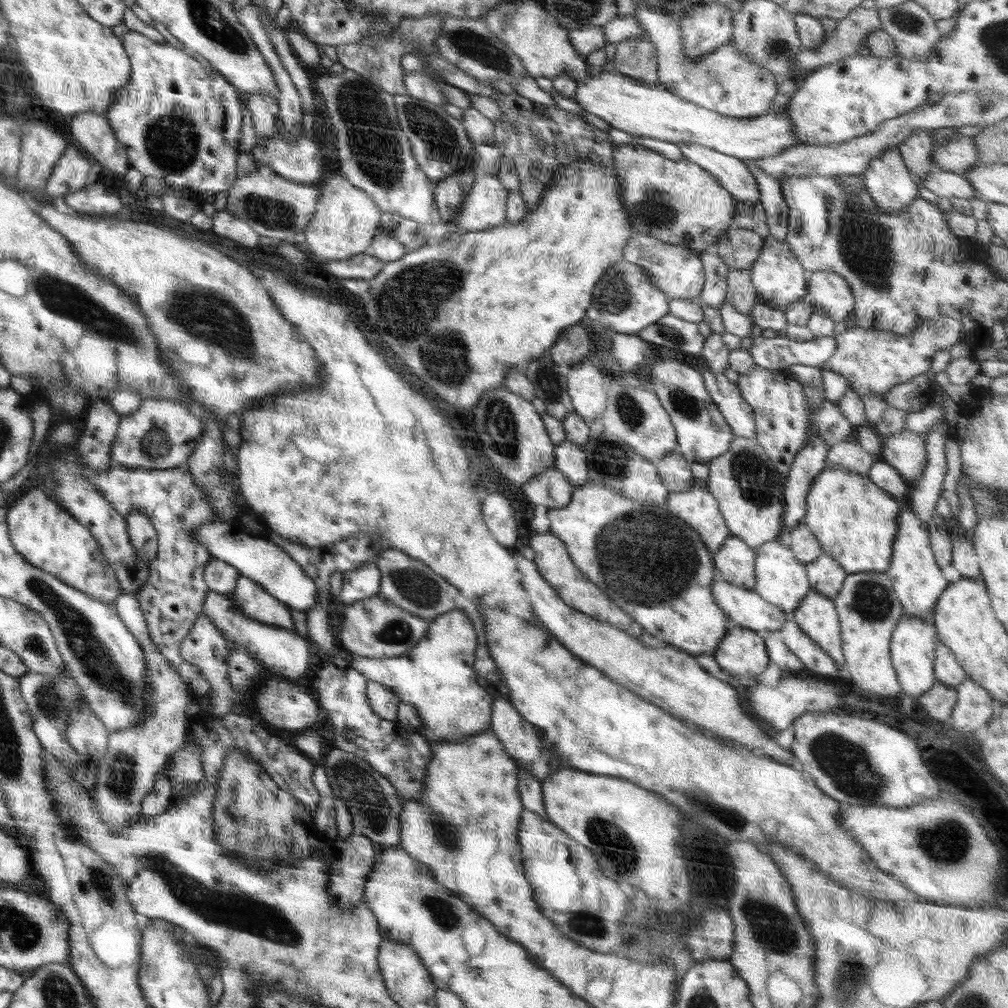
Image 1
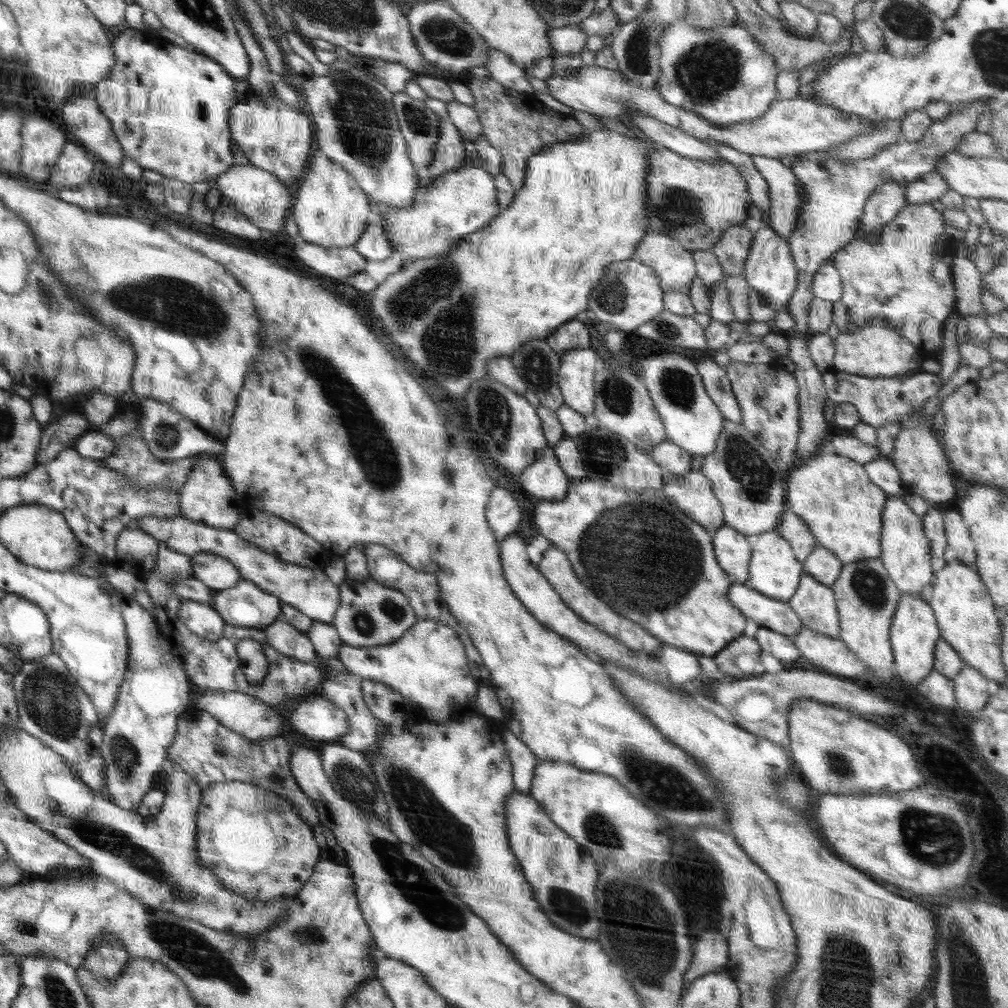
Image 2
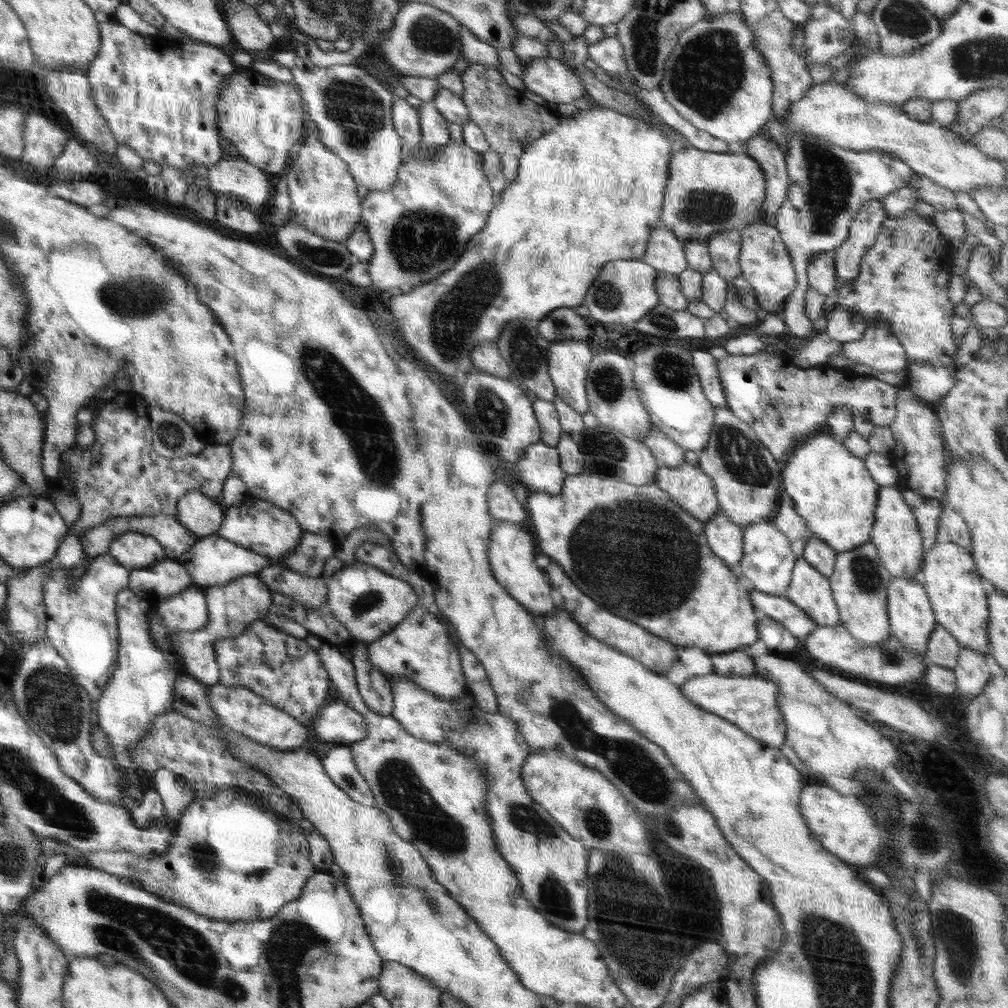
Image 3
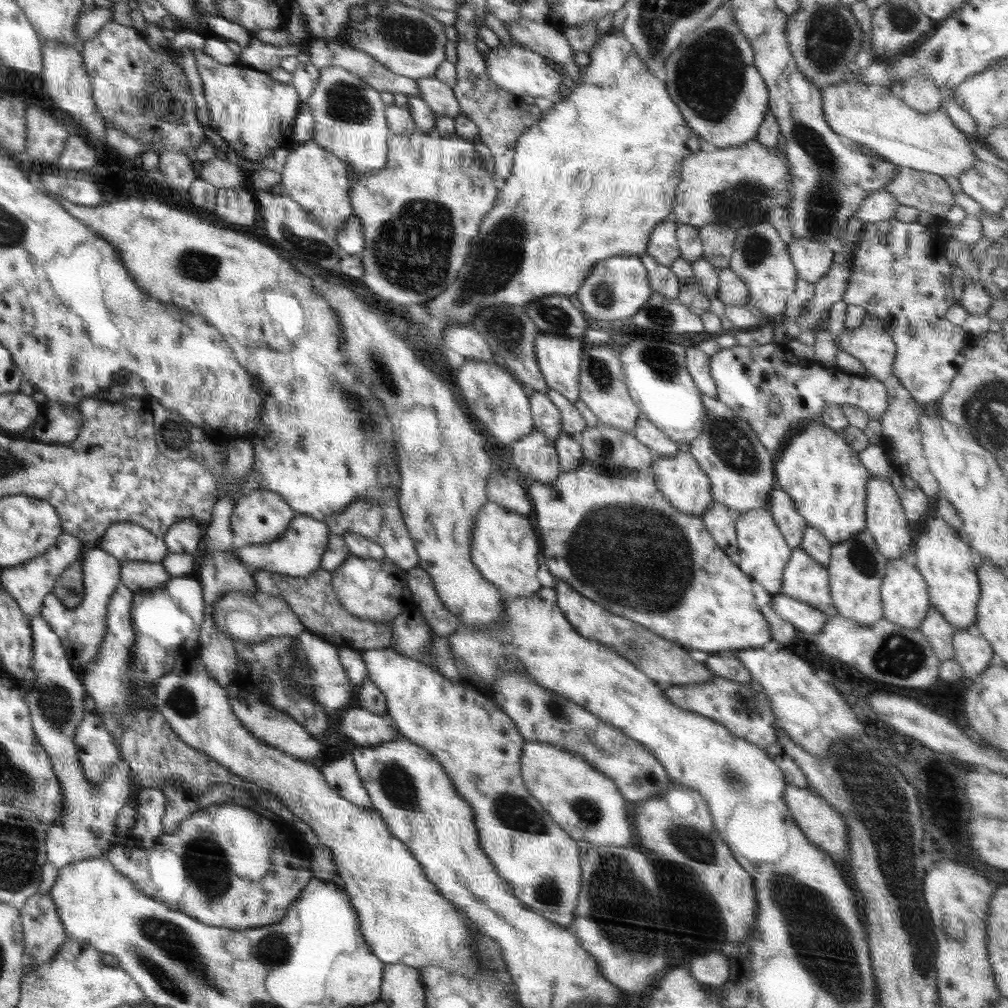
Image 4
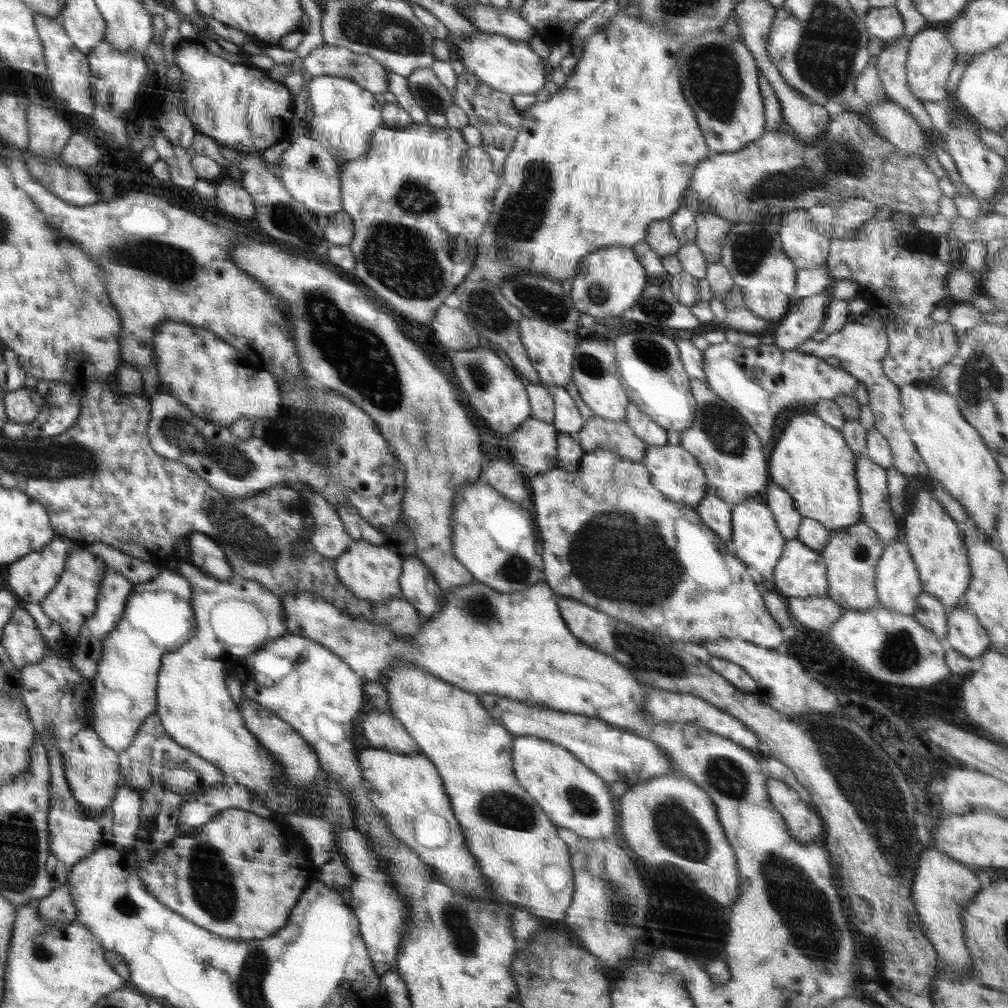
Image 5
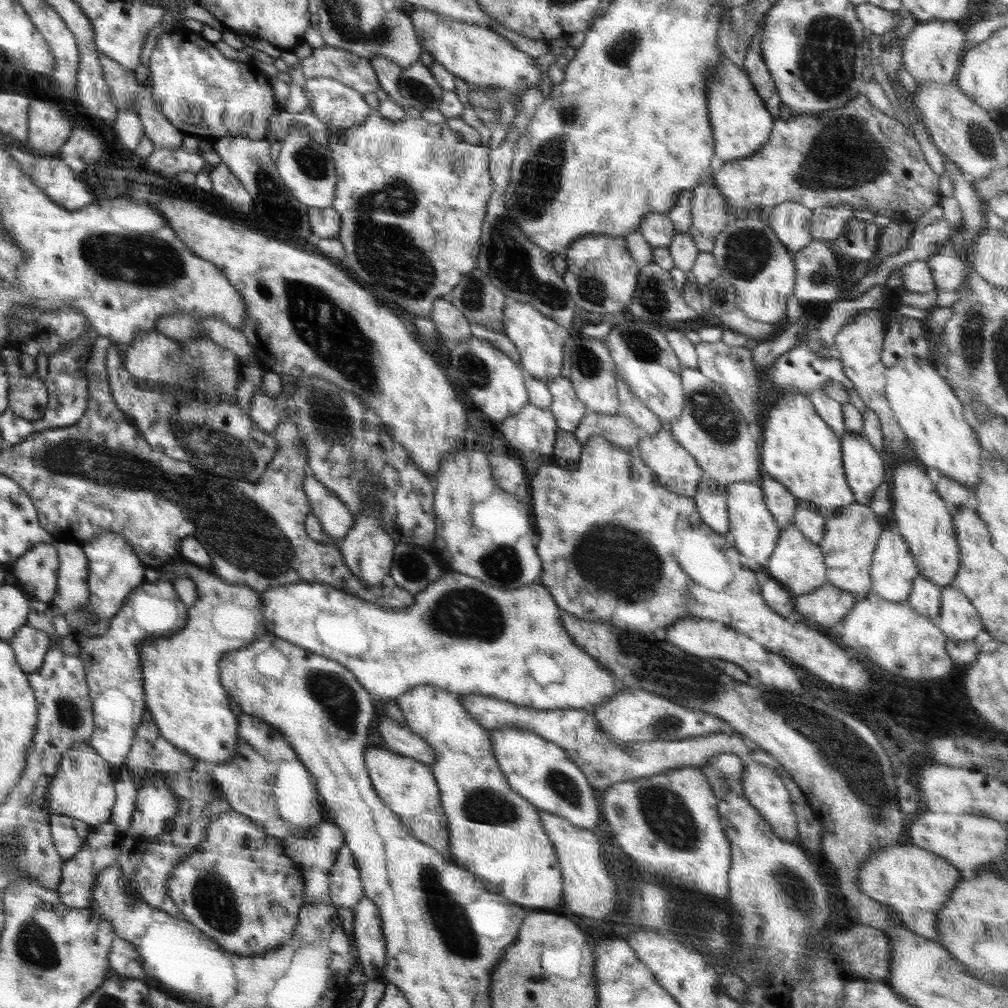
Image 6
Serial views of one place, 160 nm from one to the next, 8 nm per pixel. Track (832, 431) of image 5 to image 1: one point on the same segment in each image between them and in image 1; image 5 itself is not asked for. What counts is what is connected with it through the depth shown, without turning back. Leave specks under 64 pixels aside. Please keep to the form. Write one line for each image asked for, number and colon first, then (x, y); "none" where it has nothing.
1: (855, 521)
2: (843, 510)
3: (832, 490)
4: (824, 476)

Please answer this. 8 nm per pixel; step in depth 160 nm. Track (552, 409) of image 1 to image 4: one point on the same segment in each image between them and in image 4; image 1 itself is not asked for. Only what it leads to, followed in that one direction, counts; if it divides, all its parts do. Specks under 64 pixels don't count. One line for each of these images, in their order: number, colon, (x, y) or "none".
2: (537, 363)
3: (520, 344)
4: (508, 330)

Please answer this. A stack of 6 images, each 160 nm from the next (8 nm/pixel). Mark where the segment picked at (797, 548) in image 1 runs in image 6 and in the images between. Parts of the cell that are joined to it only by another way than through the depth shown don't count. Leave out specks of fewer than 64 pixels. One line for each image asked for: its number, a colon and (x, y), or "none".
2: (791, 527)
3: (787, 520)
4: (791, 523)
5: (780, 502)
6: (782, 504)

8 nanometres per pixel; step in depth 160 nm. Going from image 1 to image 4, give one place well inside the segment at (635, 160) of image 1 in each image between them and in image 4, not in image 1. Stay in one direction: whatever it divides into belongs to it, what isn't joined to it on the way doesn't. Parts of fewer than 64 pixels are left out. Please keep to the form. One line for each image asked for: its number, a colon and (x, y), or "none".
2: (694, 202)
3: (707, 193)
4: (735, 187)

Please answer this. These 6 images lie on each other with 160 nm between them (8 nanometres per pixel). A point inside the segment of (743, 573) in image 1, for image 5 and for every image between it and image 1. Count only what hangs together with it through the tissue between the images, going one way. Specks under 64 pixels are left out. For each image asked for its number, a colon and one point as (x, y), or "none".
2: (732, 549)
3: (725, 538)
4: (720, 520)
5: (715, 513)

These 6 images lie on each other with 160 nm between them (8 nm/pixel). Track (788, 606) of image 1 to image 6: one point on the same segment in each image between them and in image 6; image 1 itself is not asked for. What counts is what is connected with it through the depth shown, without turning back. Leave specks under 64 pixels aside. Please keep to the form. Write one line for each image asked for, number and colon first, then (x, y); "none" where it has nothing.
2: (774, 570)
3: (768, 561)
4: (763, 553)
5: (756, 540)
6: (753, 532)

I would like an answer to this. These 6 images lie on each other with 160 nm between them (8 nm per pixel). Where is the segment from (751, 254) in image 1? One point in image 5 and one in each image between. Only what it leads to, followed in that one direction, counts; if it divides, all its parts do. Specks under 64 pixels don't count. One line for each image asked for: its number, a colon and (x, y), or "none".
2: (732, 249)
3: (724, 248)
4: (717, 241)
5: (711, 229)

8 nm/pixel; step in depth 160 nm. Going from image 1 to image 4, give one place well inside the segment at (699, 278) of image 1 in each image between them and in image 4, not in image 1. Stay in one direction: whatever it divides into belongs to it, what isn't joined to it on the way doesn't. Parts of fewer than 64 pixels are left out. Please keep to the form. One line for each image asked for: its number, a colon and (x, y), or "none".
2: (674, 264)
3: (664, 251)
4: (663, 247)

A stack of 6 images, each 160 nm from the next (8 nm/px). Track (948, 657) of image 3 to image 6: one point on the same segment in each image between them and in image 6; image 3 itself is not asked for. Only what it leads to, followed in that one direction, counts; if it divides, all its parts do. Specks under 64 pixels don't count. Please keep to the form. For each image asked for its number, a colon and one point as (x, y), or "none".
4: (939, 632)
5: (930, 612)
6: (925, 597)

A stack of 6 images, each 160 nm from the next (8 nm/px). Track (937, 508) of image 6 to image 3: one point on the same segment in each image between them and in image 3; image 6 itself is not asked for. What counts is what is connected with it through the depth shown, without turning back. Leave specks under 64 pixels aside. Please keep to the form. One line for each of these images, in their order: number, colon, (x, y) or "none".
3: (955, 589)
4: (948, 564)
5: (935, 544)

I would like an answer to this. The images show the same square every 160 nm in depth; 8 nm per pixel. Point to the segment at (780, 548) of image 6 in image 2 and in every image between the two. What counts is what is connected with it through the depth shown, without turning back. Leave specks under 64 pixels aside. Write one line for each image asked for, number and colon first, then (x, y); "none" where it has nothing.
2: (814, 603)
3: (809, 589)
4: (805, 579)
5: (800, 572)

